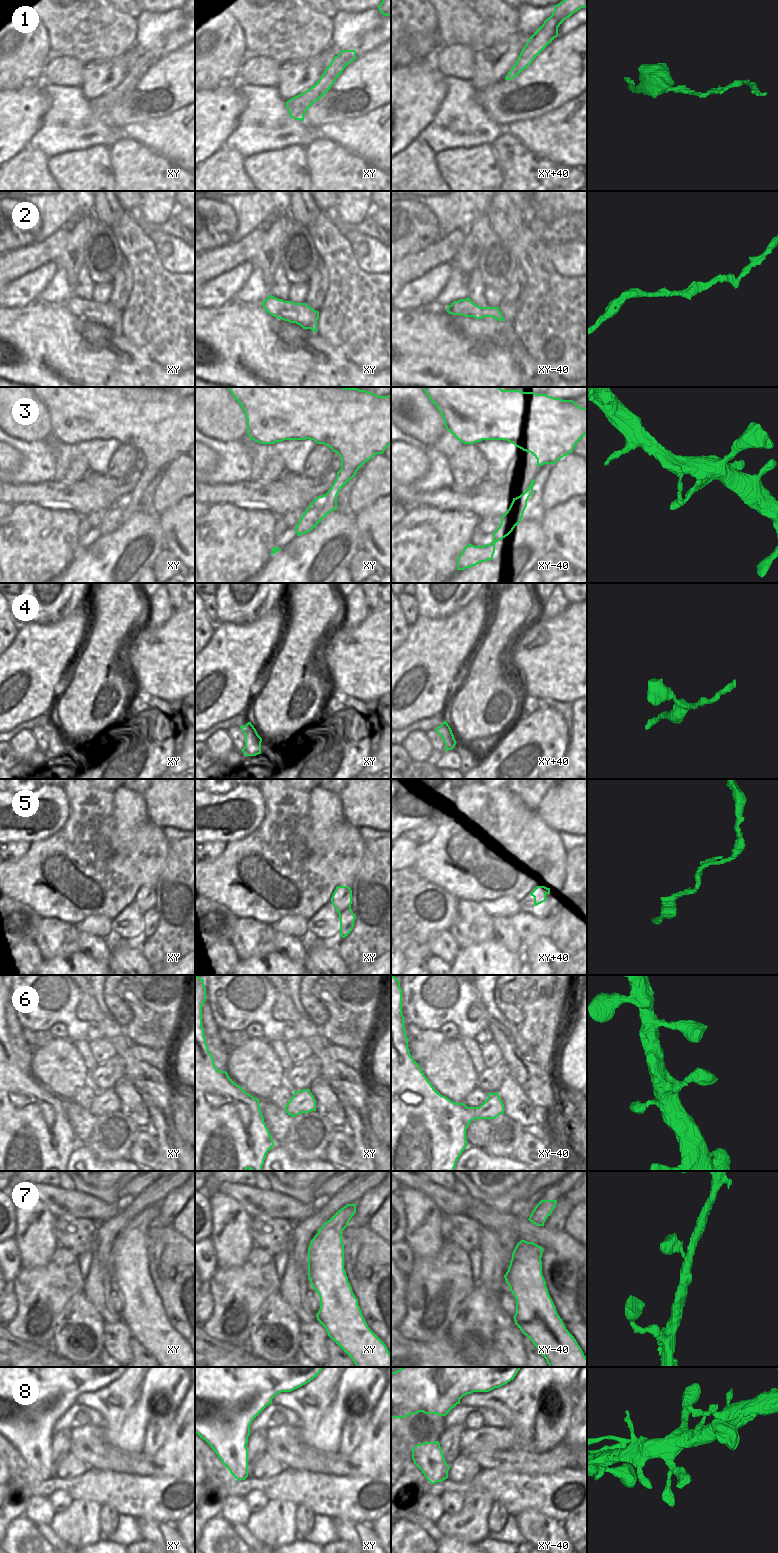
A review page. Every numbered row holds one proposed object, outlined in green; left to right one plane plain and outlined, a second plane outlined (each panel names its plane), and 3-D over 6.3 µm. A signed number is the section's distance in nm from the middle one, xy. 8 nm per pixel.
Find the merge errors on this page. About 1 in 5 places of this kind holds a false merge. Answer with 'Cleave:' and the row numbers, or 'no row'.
Cleave: 2

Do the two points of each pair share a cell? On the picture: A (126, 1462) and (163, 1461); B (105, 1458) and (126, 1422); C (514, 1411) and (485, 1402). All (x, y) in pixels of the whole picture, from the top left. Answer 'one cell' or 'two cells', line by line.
A: one cell
B: two cells
C: one cell

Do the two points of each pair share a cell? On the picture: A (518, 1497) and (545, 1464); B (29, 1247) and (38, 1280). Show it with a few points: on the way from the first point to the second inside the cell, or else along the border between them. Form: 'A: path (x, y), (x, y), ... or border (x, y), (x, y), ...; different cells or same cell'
A: border (560, 1470), (554, 1473), (514, 1472); different cells
B: border (53, 1253), (44, 1265), (22, 1268); different cells

